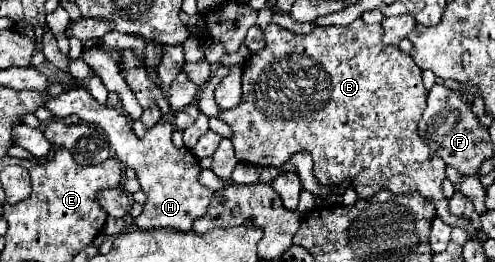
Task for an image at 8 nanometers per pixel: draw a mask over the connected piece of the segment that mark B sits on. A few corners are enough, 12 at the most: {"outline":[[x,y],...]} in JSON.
{"outline":[[270,24],[220,114],[238,162],[314,160],[452,228],[428,98],[380,24]]}

